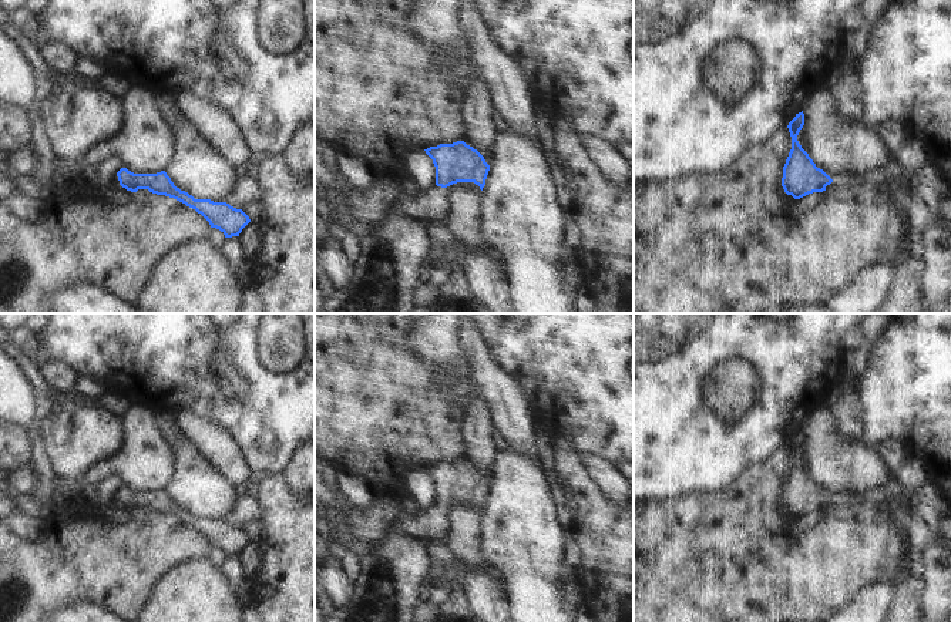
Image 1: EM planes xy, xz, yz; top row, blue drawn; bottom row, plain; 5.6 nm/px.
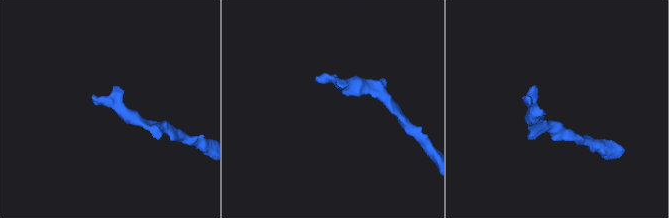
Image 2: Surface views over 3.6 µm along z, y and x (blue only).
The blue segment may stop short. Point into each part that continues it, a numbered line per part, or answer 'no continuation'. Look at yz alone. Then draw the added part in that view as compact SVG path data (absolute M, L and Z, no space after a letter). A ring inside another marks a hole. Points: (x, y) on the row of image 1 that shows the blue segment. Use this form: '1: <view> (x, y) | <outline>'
1: yz (839, 180) | M827 174L833 182L826 186L826 189L833 189L844 185L856 184L857 179L850 174Z

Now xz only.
1: xz (430, 205) | M434 185L431 189L419 194L417 198L394 204L392 211L419 221L441 223L448 212L448 186Z

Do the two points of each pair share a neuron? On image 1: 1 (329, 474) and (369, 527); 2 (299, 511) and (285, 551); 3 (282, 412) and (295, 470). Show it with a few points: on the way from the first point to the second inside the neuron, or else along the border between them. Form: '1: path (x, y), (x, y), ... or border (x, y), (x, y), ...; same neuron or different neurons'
1: path (333, 488), (355, 515); same neuron
2: path (299, 521), (299, 537), (295, 541); same neuron
3: border (299, 447), (281, 471); different neurons

